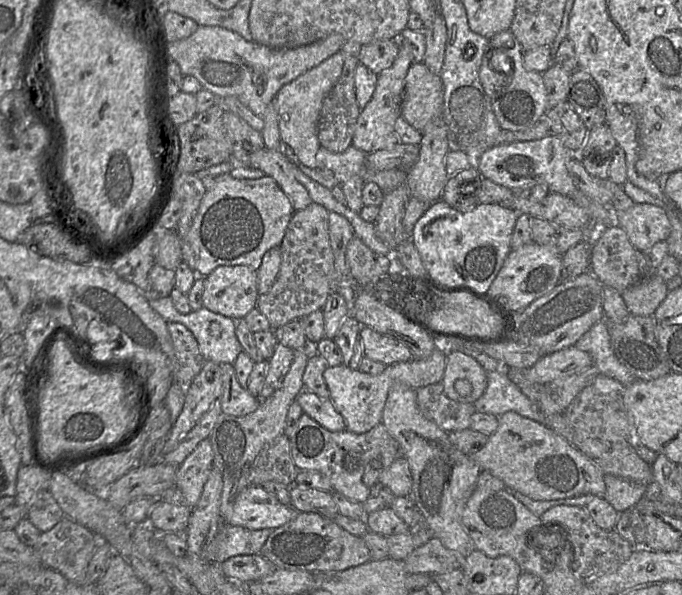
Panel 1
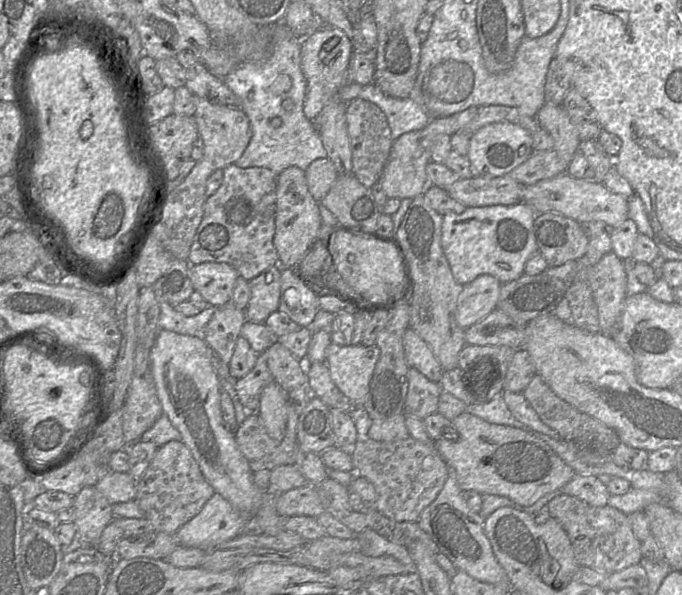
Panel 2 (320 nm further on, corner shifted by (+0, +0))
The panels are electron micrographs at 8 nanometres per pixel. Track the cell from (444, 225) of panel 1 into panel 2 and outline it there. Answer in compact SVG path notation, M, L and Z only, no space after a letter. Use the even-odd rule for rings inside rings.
M525 202L512 206L492 205L466 208L462 213L446 212L442 215L440 245L457 284L462 286L483 274L495 277L501 284L519 278L526 261L537 252L533 222L537 212Z

